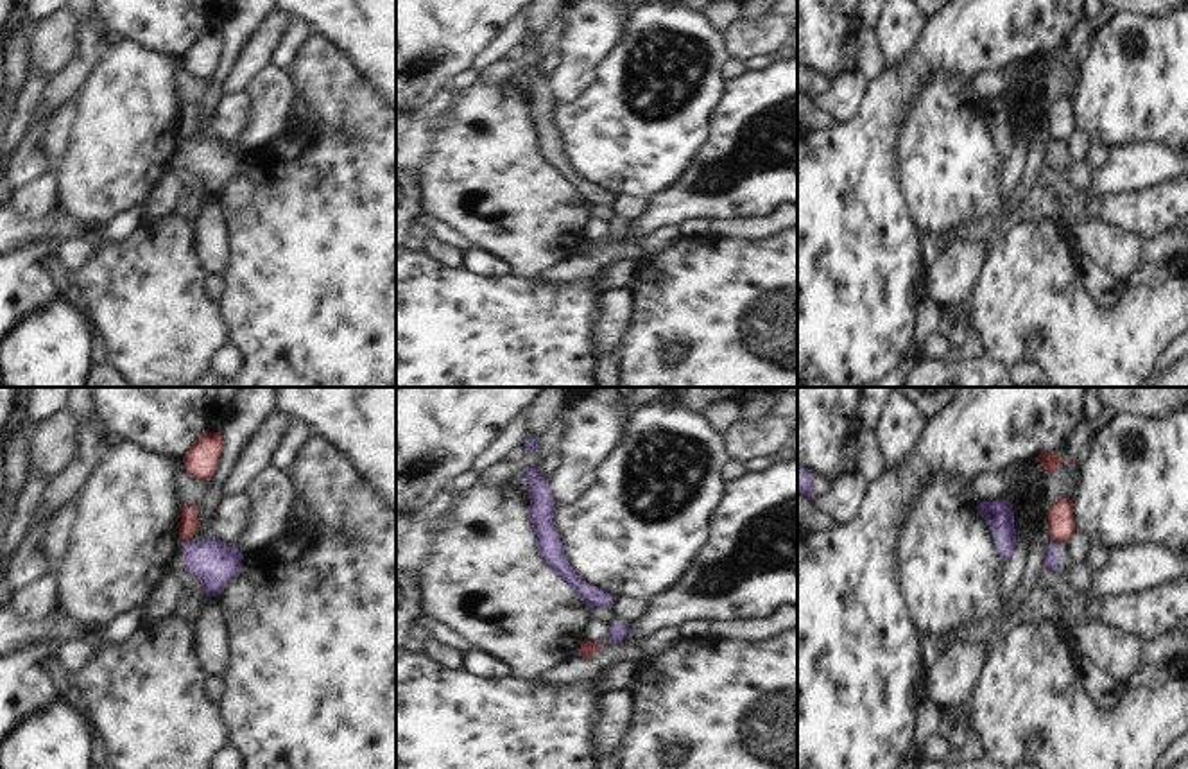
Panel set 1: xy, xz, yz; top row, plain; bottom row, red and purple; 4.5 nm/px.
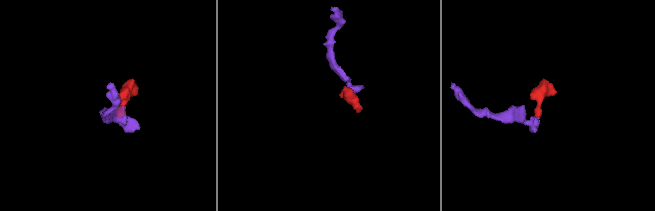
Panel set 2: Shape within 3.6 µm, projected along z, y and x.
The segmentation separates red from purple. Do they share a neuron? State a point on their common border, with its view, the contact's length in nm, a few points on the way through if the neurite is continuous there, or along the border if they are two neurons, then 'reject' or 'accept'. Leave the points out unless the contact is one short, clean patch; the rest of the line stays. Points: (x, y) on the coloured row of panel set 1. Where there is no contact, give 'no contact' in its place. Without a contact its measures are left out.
meets red in xy at (185, 540); contact 40 nm long; border along xy (189, 540), (181, 544); reject

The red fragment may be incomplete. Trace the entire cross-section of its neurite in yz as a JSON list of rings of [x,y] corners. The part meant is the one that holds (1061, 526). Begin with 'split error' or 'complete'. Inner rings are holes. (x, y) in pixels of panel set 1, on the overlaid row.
complete | [[[1063,497],[1046,511],[1048,532],[1054,543],[1066,543],[1075,534],[1072,500]]]

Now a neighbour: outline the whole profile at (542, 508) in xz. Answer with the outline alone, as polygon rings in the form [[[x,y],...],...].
[[[525,468],[523,477],[529,480],[529,518],[536,534],[536,545],[545,565],[548,565],[590,608],[611,608],[615,595],[598,590],[579,579],[564,556],[564,545],[552,514],[557,502],[550,495],[548,479],[538,473],[538,468]]]

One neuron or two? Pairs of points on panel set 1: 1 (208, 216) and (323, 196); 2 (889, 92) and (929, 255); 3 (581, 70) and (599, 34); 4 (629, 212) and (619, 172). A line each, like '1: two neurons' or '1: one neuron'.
1: two neurons
2: two neurons
3: one neuron
4: two neurons

